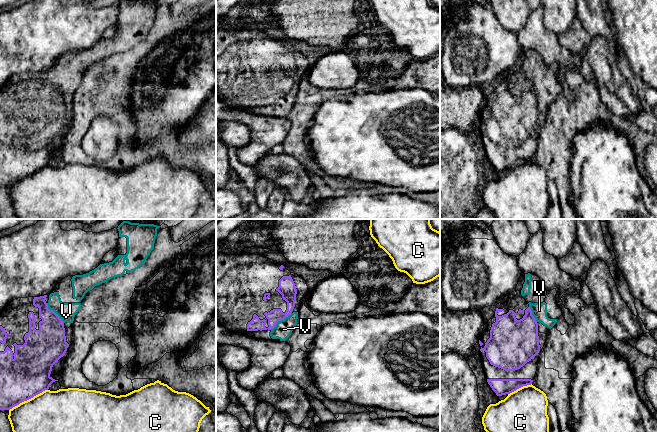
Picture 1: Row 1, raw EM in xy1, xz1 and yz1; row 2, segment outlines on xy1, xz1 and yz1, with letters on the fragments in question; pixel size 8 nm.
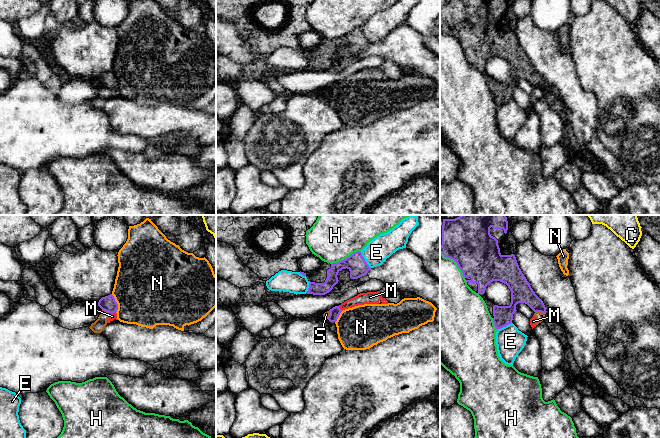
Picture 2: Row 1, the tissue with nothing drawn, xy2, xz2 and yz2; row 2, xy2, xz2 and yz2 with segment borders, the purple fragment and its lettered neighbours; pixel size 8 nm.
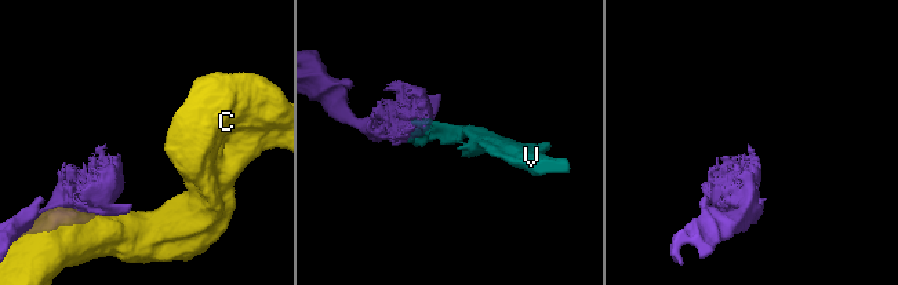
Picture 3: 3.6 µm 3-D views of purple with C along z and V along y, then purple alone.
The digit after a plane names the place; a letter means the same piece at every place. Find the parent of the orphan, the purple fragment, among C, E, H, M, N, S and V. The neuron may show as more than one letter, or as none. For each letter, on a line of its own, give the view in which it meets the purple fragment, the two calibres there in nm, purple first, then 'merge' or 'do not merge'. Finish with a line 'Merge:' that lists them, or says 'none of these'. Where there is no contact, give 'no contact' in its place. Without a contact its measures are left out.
C: contact in xy1; calibres 360 and 340 nm; do not merge
E: contact in xz2; calibres 150 and 200 nm; do not merge
H: contact in xz2; calibres 150 and 440 nm; do not merge
M: contact in xy2; calibres 120 and 60 nm; do not merge
N: contact in xy2; calibres 120 and 480 nm; do not merge
S: contact in yz2; calibres 180 and 70 nm; do not merge
V: contact in xz1; calibres 130 and 140 nm; merge
Merge: V

